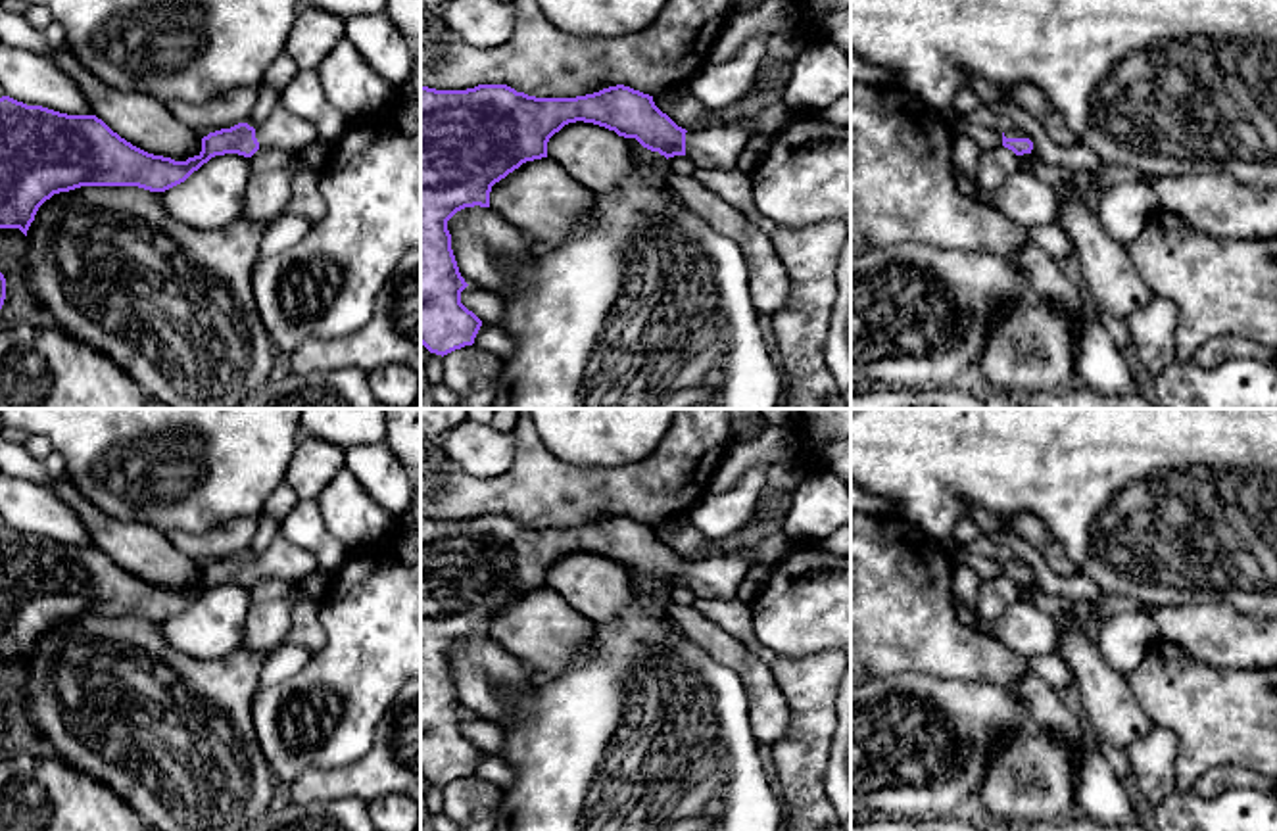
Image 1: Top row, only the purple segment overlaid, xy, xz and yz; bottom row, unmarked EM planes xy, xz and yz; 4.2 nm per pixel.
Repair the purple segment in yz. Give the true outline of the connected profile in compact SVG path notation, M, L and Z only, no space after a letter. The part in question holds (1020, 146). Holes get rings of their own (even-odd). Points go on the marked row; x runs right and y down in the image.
M1016 127L1002 132L1002 146L1012 150L1016 155L1031 154L1033 150L1029 136Z

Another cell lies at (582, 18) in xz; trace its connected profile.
M536 0L545 19L574 36L622 36L649 27L668 0Z

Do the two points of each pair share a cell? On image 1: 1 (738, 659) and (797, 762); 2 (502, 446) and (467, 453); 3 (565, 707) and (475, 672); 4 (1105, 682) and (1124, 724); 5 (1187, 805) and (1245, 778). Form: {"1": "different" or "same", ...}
{"1": "different", "2": "same", "3": "different", "4": "same", "5": "different"}

